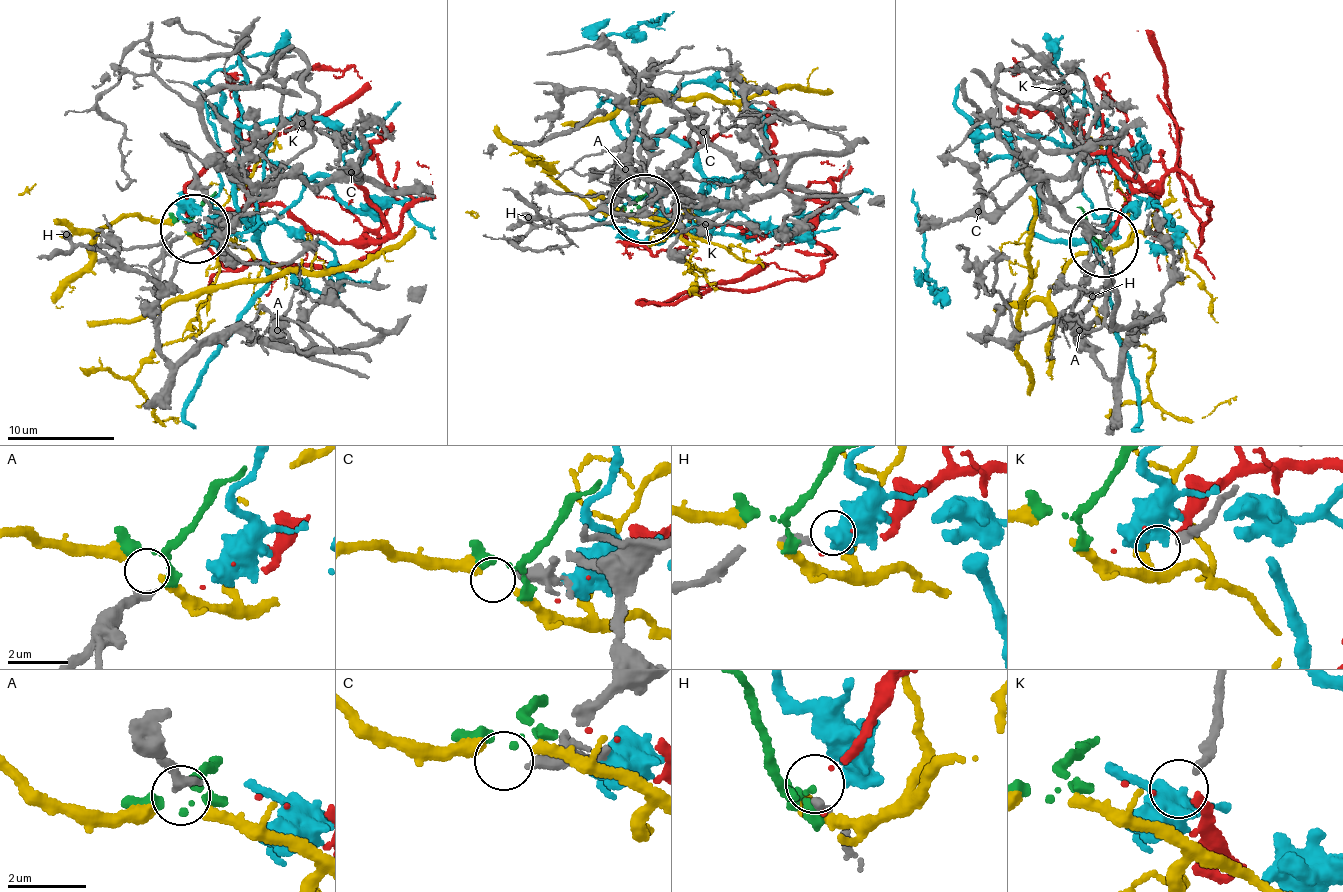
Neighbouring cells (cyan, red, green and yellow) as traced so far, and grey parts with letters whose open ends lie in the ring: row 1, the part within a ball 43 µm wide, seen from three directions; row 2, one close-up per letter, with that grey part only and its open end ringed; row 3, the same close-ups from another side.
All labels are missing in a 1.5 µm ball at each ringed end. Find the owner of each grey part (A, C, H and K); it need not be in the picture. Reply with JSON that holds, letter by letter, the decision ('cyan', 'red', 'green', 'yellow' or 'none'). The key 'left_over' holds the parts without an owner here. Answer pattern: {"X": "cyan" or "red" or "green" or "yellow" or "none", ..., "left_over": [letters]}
{"A": "green", "C": "none", "H": "red", "K": "none", "left_over": ["C", "K"]}

